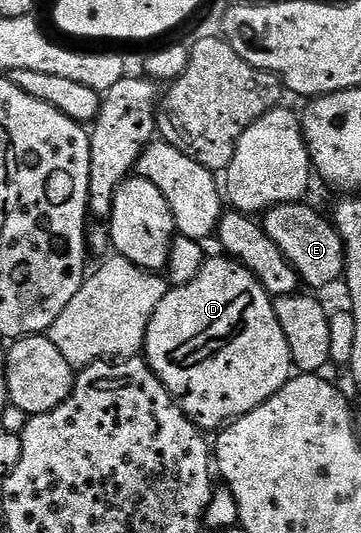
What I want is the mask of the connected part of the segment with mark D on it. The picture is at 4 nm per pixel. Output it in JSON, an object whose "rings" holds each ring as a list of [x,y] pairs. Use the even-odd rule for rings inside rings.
{"rings":[[[225,254],[217,255],[211,255],[206,263],[203,264],[200,272],[190,282],[179,284],[167,290],[160,302],[160,306],[156,306],[156,310],[148,322],[144,345],[144,358],[149,362],[150,368],[164,382],[164,386],[174,395],[175,400],[182,405],[182,409],[186,411],[187,418],[203,430],[211,430],[210,428],[214,428],[213,430],[221,429],[229,424],[230,421],[237,420],[238,417],[256,410],[261,404],[268,402],[268,398],[276,395],[292,378],[292,361],[288,350],[288,338],[284,338],[284,330],[280,330],[280,322],[276,318],[276,310],[270,293],[263,288],[260,281],[243,264]]]}

